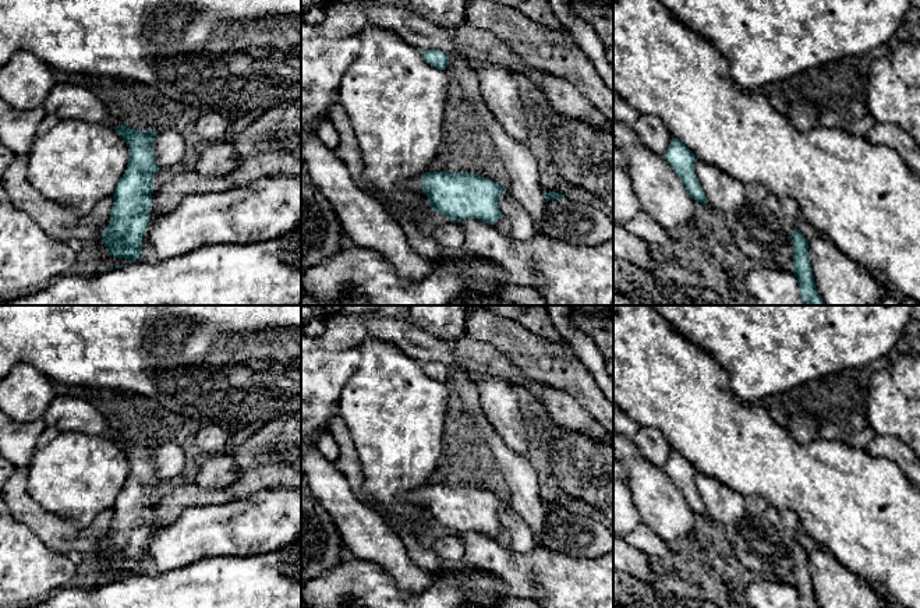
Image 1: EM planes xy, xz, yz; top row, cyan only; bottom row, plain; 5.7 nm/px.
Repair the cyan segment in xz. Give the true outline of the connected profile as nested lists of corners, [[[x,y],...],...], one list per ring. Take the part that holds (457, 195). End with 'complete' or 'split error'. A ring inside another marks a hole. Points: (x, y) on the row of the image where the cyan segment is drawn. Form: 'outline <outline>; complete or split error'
outline [[[427,172],[410,178],[407,185],[410,190],[422,191],[432,211],[456,222],[478,219],[495,225],[503,216],[498,199],[506,190],[488,177]]]; split error

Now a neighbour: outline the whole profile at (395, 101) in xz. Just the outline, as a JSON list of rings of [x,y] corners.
[[[367,24],[358,33],[358,40],[360,53],[342,78],[339,103],[347,112],[364,165],[360,185],[379,199],[397,222],[401,215],[406,215],[417,226],[434,211],[425,206],[429,202],[428,197],[422,191],[410,190],[407,181],[425,174],[429,163],[436,158],[442,141],[443,110],[453,82],[446,70],[425,63],[422,52],[393,31]]]

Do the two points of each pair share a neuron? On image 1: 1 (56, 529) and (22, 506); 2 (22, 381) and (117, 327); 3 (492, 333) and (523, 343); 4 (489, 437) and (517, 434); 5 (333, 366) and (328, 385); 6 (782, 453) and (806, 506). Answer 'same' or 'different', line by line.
1: same
2: different
3: same
4: different
5: same
6: same

